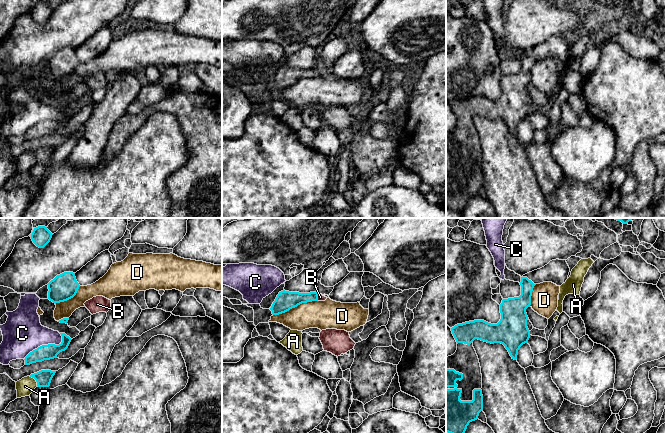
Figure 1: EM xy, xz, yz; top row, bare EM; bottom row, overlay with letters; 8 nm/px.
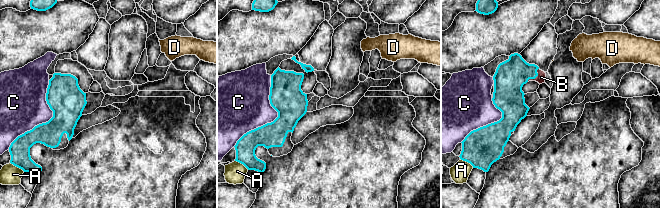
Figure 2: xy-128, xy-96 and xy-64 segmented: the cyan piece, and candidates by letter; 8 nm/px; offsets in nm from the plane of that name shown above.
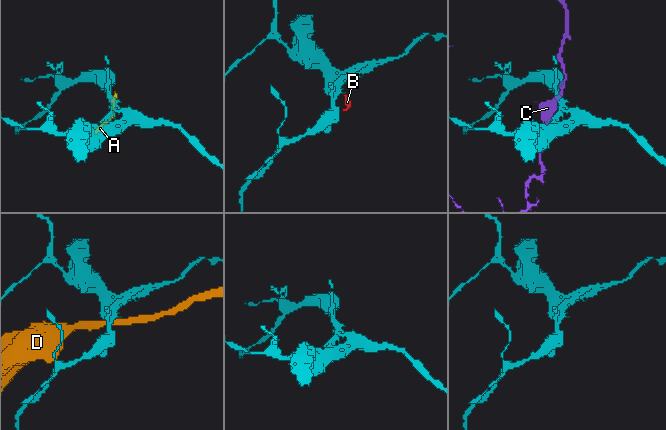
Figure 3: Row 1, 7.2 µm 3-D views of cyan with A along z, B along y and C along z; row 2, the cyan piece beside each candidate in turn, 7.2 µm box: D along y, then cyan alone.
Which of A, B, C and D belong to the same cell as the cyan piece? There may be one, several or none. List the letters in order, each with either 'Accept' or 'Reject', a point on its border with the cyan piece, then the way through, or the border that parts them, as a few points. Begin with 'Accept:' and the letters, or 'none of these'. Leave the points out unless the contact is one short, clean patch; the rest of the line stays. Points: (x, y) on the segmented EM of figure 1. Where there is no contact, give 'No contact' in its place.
Accept: B
A: Reject. Touches cyan at xy (35, 379)
B: Accept. Touches cyan at xz (317, 297). Path across: xz (286, 300), (317, 297), (320, 297)
C: Reject. Touches cyan at xy (45, 345)
D: Reject. Touches cyan at xz (295, 306). Boundary: xz (317, 300), (302, 302), (284, 312), (273, 315)

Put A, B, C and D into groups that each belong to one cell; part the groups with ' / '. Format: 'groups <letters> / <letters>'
groups A / B / C / D

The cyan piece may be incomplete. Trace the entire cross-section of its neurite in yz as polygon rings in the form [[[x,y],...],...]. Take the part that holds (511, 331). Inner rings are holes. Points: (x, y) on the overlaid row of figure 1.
[[[521,277],[521,295],[503,299],[501,319],[497,324],[474,320],[451,328],[457,342],[456,352],[446,357],[446,432],[465,433],[470,422],[478,419],[483,410],[482,374],[473,347],[475,339],[501,343],[516,360],[520,347],[528,343],[526,309],[531,305],[534,284]]]

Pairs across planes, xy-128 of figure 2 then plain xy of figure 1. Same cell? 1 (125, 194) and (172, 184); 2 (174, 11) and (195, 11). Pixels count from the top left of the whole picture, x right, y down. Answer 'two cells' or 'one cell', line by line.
1: two cells
2: two cells

